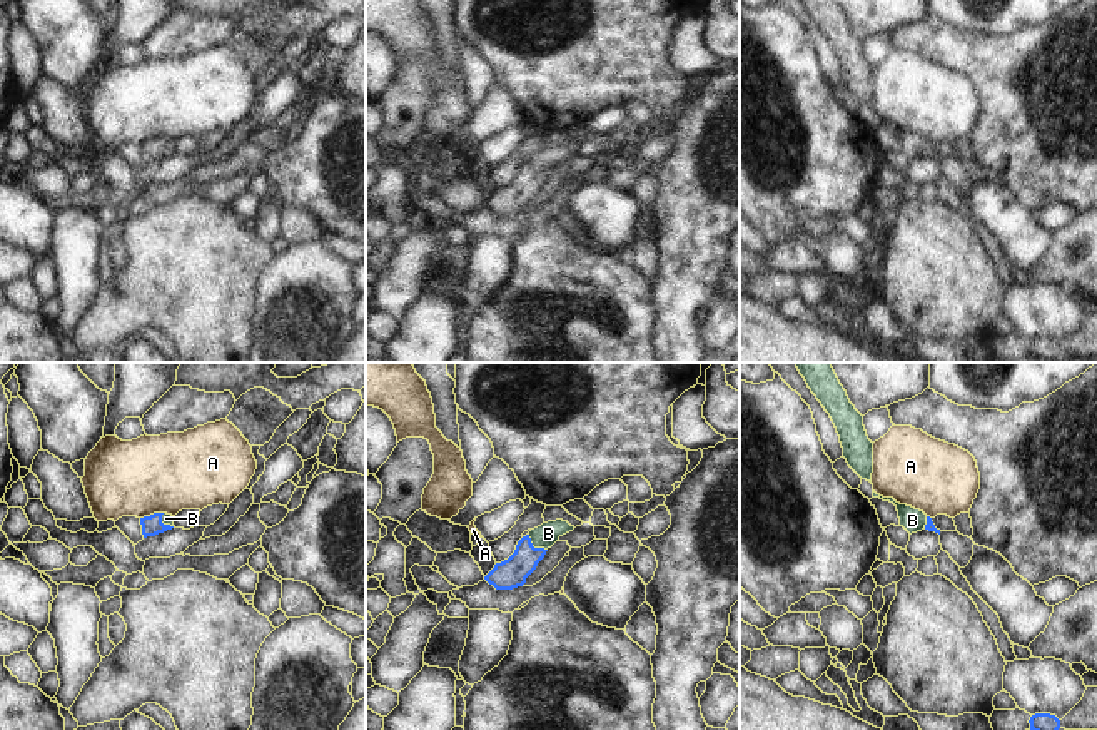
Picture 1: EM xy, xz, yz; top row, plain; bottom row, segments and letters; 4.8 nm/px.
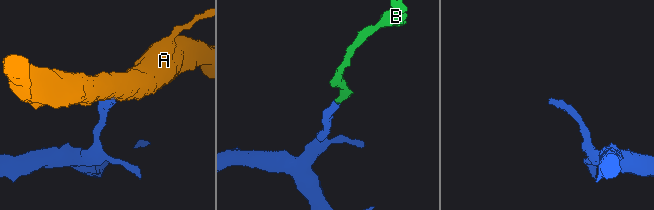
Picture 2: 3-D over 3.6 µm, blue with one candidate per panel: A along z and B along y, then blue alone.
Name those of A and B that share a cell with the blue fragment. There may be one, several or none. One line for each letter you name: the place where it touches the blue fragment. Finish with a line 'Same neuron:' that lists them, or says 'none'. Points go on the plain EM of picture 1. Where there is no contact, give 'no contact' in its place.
B: contact xz (533, 172)
Same neuron: B

